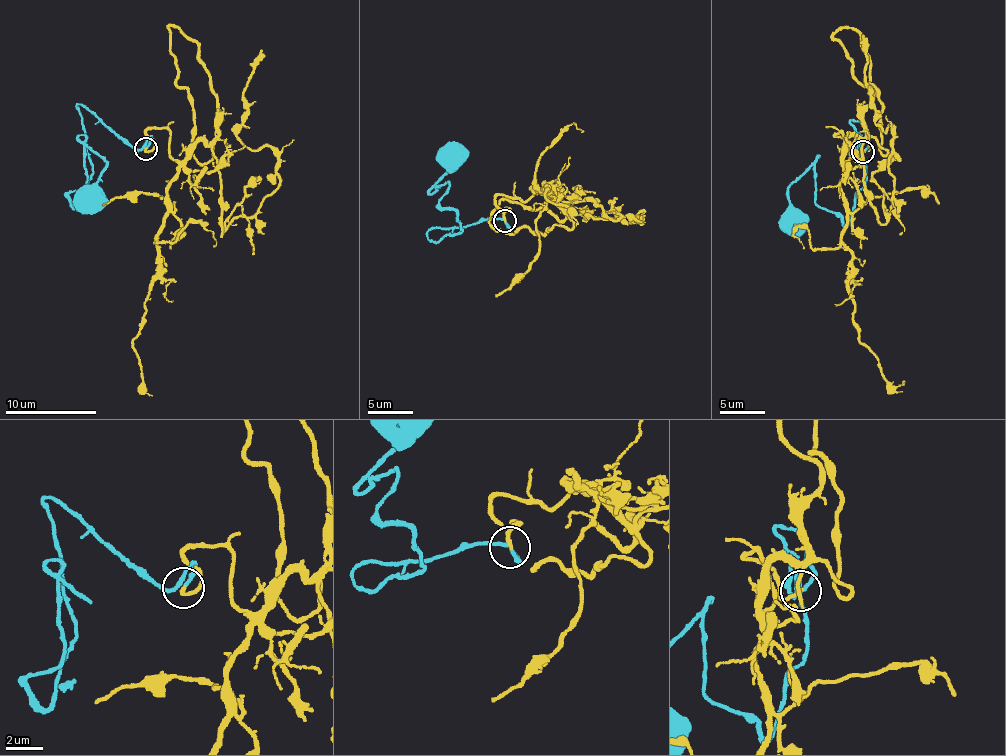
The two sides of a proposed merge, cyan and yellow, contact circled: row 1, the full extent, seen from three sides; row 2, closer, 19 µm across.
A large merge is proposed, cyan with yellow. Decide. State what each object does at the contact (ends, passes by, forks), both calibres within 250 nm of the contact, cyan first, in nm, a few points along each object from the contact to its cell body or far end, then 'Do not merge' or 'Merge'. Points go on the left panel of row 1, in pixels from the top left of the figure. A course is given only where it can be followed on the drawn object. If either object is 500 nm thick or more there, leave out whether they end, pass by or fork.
At the ring cyan ends. At the ring yellow ends. Thickness 170 nm (cyan) against 200 nm. Course of cyan: (146, 149), (77, 106), (93, 174), (77, 209), (69, 194), (86, 182), (85, 145), (107, 164), (95, 198). Course of yellow: (146, 149), (166, 127), (219, 173), (222, 235), (251, 216), (280, 182), (237, 135), (261, 50). Merge

